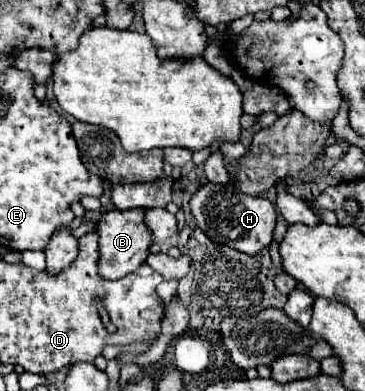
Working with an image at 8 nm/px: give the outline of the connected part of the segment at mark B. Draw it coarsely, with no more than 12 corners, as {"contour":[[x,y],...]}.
{"contour":[[107,211],[97,223],[99,275],[121,279],[145,263],[145,211]]}

